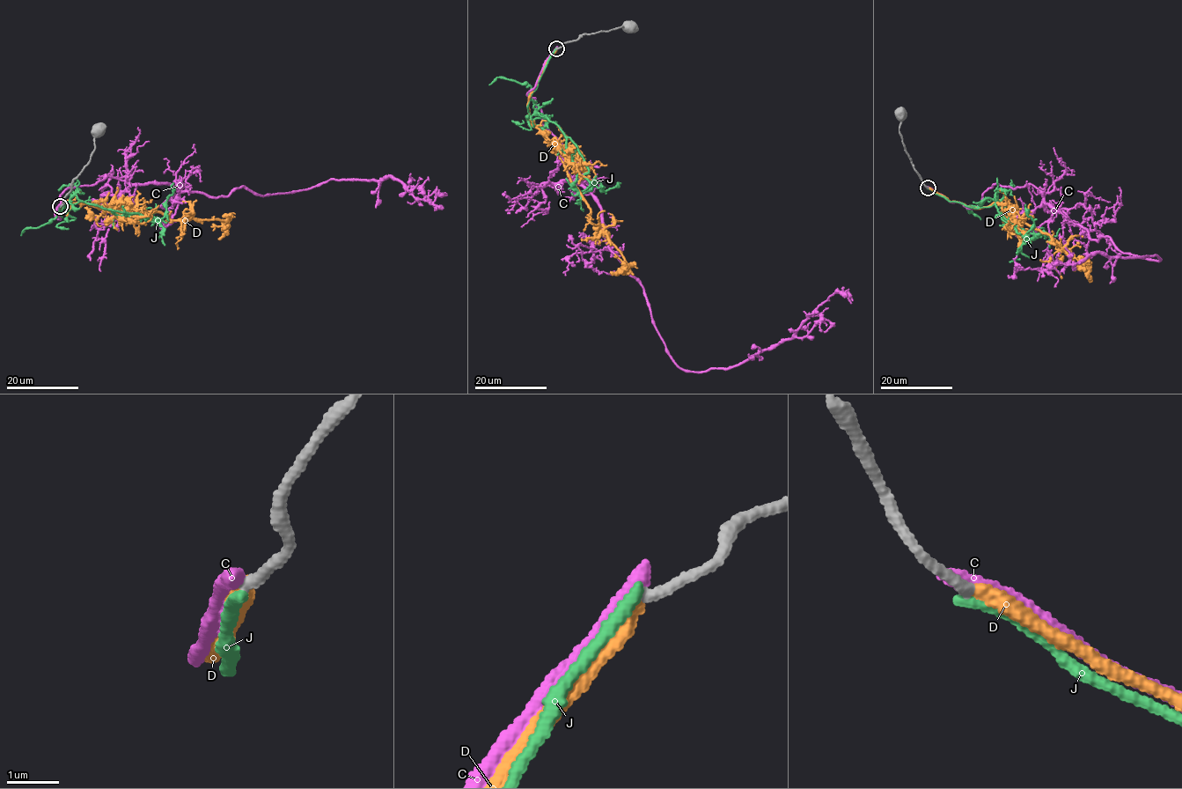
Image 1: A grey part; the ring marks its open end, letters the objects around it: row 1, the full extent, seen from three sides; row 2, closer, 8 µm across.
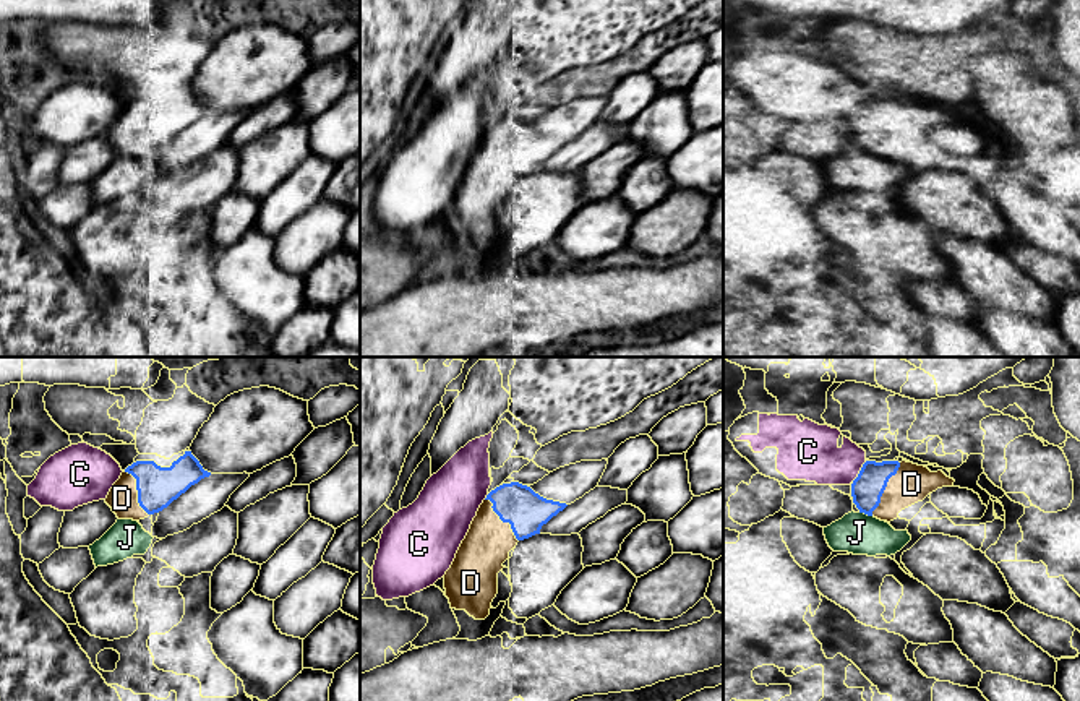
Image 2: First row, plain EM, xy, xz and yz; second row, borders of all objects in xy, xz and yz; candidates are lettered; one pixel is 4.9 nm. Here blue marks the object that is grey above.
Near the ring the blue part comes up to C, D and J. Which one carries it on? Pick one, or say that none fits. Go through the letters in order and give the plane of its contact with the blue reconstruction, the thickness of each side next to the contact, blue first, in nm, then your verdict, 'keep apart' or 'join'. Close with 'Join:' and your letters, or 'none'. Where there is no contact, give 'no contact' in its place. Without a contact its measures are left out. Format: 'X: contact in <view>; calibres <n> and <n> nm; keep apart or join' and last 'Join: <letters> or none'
C: contact in yz; calibres 160 and 260 nm; keep apart
D: contact in yz; calibres 160 and 190 nm; keep apart
J: contact in yz; calibres 160 and 200 nm; keep apart
Join: none

